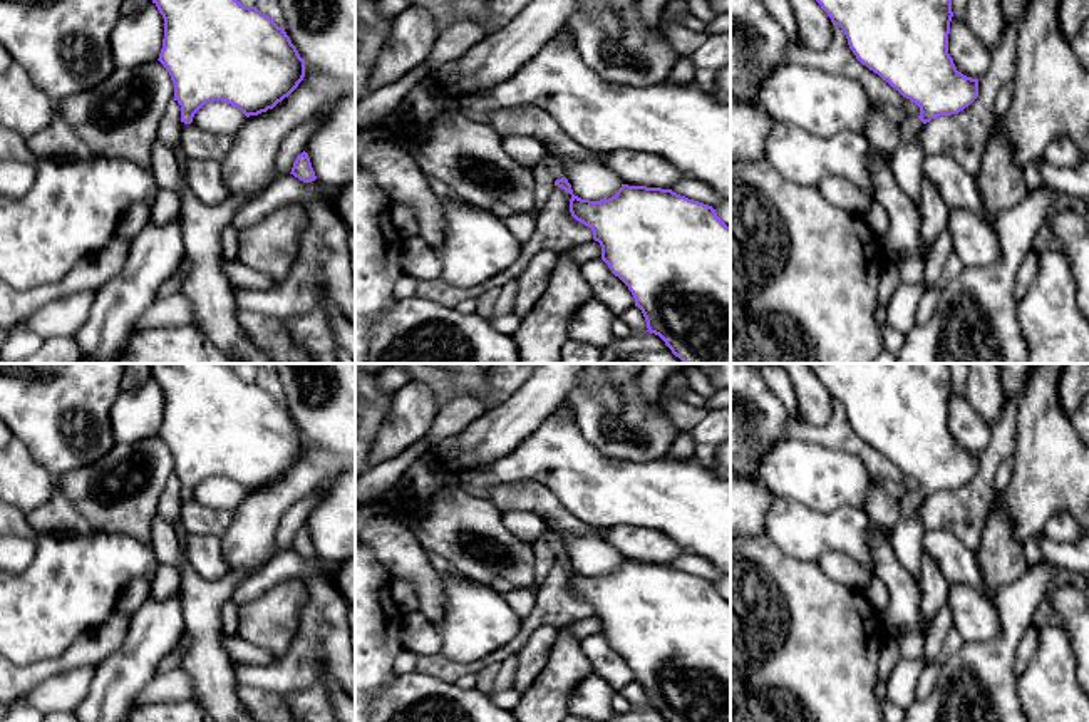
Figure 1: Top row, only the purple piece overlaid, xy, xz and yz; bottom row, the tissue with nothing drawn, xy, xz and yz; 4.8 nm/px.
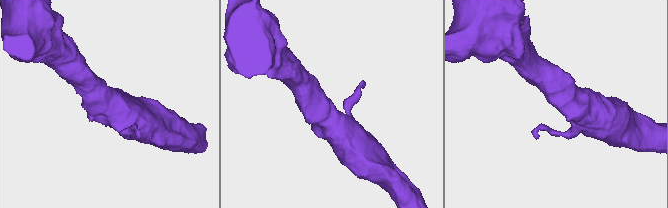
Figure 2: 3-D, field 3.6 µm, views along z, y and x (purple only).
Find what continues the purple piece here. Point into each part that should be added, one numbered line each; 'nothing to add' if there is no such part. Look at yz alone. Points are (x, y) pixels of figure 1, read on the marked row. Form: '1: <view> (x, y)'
1: yz (907, 163)

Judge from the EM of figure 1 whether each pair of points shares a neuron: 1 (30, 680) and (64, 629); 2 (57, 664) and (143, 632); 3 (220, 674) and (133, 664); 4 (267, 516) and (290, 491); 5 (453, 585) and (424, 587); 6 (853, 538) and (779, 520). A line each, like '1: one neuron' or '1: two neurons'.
1: two neurons
2: two neurons
3: two neurons
4: one neuron
5: two neurons
6: one neuron

